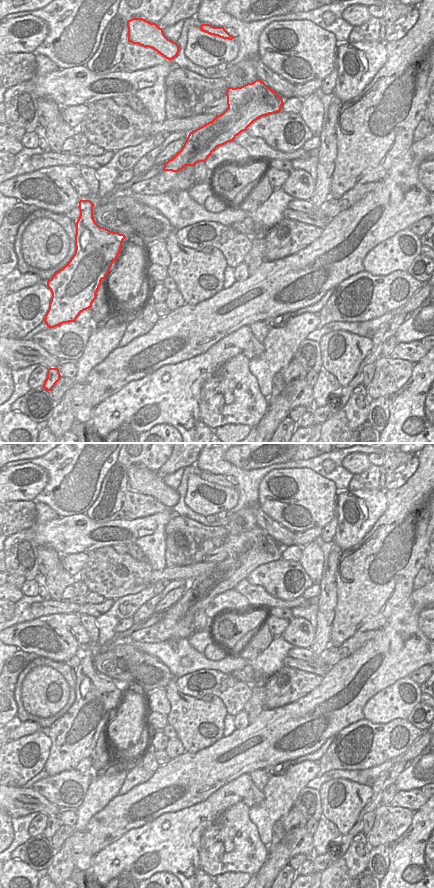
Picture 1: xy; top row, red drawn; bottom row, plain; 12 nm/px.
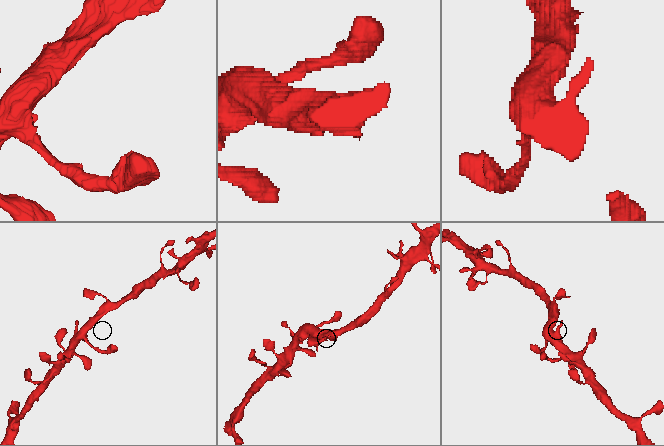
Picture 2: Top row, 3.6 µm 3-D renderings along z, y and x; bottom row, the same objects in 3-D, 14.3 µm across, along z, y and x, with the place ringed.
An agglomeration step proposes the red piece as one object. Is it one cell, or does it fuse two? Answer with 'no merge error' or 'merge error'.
no merge error

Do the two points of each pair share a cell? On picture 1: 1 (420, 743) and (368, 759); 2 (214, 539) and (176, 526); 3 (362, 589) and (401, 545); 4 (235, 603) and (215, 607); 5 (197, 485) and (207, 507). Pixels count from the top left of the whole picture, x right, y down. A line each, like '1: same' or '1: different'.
1: different
2: same
3: same
4: same
5: same

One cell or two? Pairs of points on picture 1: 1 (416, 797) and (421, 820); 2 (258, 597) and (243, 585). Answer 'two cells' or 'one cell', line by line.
1: two cells
2: one cell

